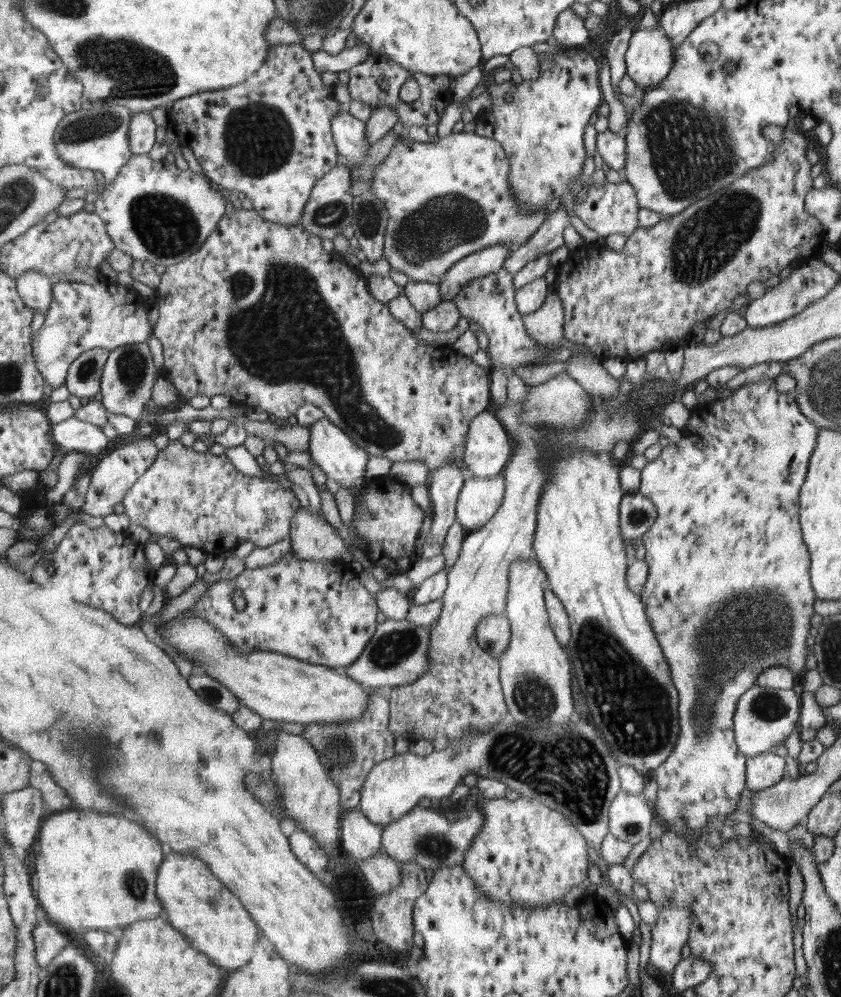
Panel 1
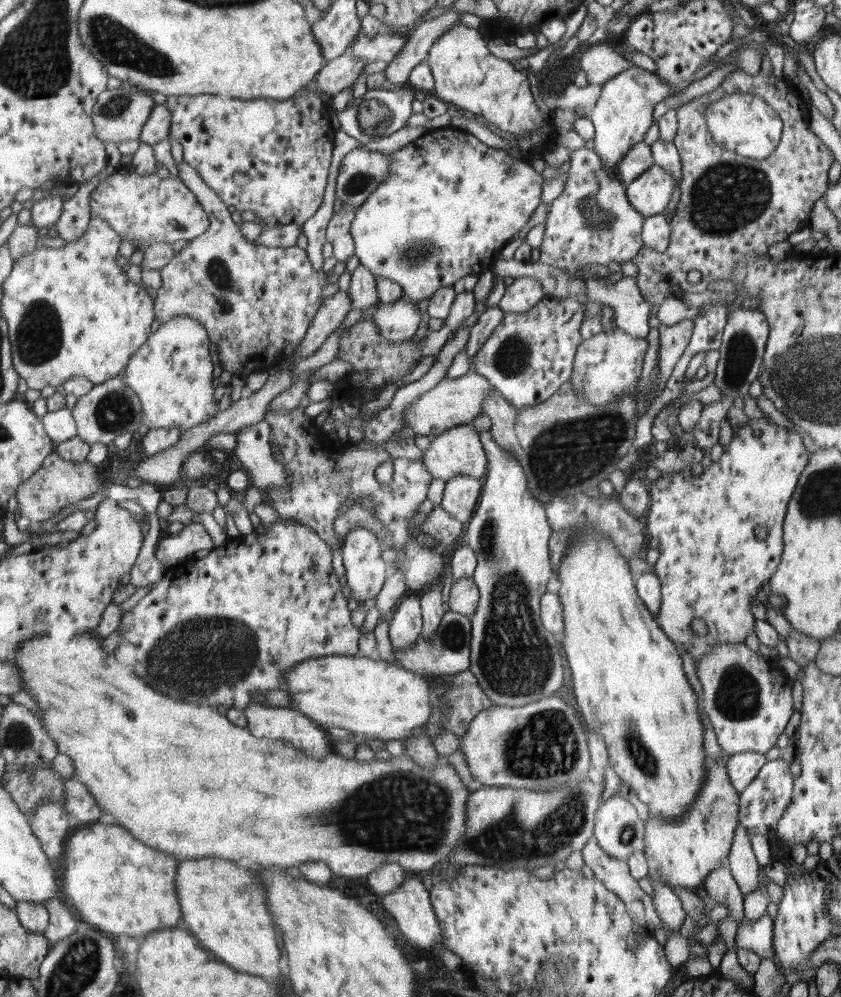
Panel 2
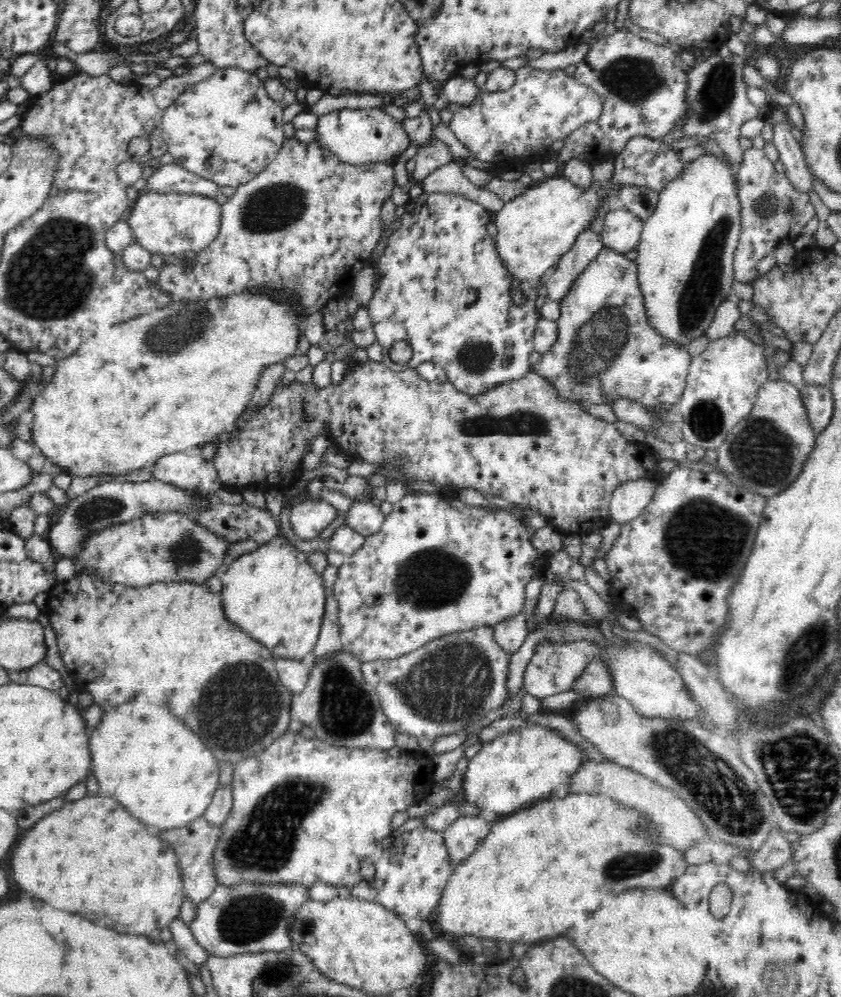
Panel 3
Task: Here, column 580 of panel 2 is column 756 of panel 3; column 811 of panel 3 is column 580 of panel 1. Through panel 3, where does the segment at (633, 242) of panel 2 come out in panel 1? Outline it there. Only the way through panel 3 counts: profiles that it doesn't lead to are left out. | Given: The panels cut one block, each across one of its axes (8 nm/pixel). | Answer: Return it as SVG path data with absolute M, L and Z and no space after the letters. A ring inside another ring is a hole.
M605 180L600 184L590 183L590 189L586 192L584 203L575 202L572 212L582 220L582 222L600 237L608 237L613 234L623 234L630 237L638 228L638 210L635 190L633 186L626 180L620 183L612 183Z

